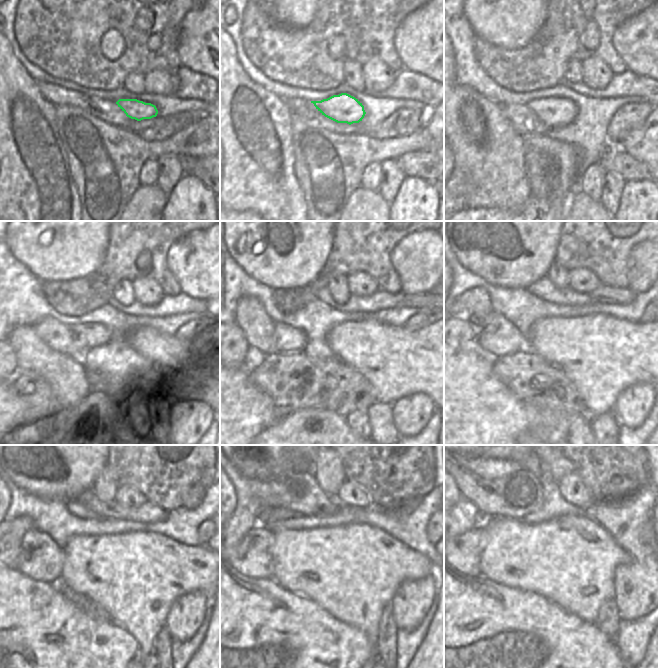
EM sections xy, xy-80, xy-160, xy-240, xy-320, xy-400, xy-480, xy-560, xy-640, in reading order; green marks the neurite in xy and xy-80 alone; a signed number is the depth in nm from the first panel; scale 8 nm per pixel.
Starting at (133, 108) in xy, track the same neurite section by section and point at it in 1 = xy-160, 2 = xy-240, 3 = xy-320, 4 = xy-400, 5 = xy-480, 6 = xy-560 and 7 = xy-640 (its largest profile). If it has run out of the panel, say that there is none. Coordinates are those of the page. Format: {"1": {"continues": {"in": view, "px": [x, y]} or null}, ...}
{"1": {"continues": {"in": "xy-160", "px": [555, 113]}}, "2": {"continues": {"in": "xy-240", "px": [90, 335]}}, "3": {"continues": {"in": "xy-320", "px": [288, 339]}}, "4": {"continues": {"in": "xy-400", "px": [499, 337]}}, "5": {"continues": {"in": "xy-480", "px": [41, 559]}}, "6": {"continues": {"in": "xy-560", "px": [252, 557]}}, "7": {"continues": {"in": "xy-640", "px": [464, 551]}}}

